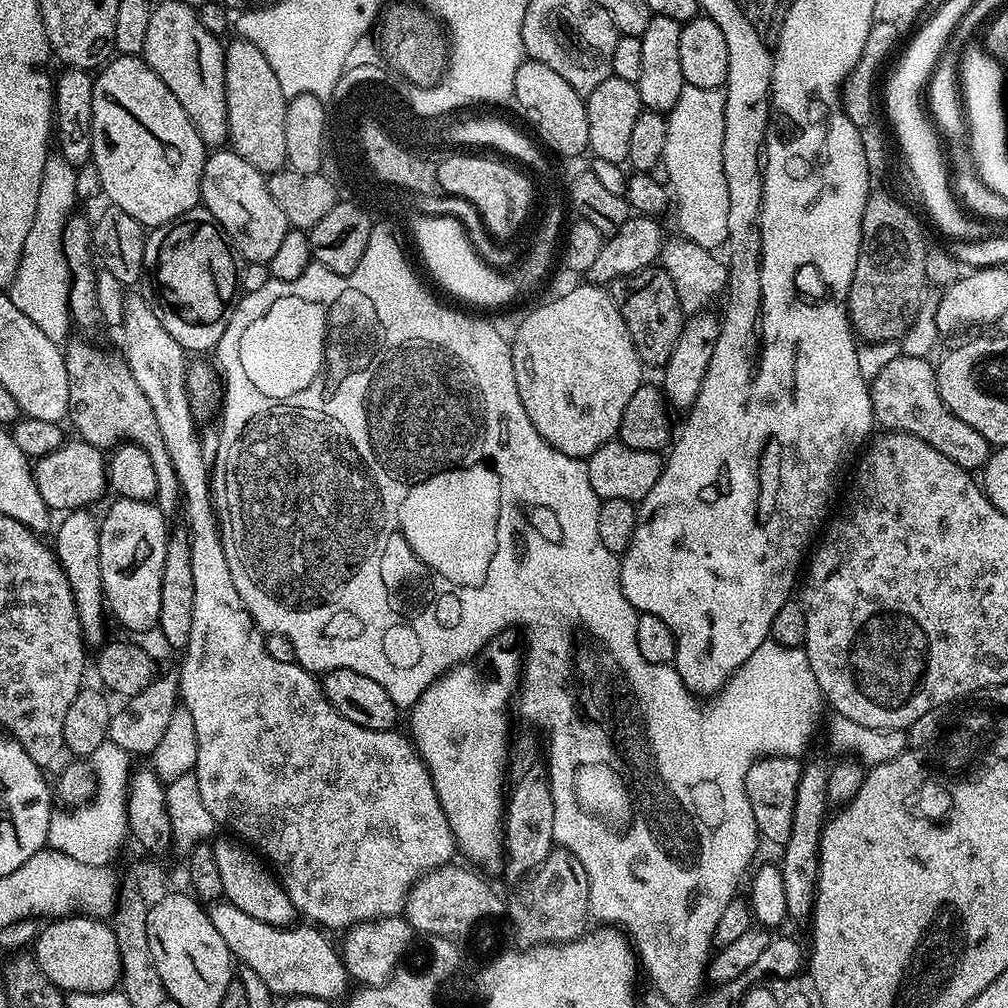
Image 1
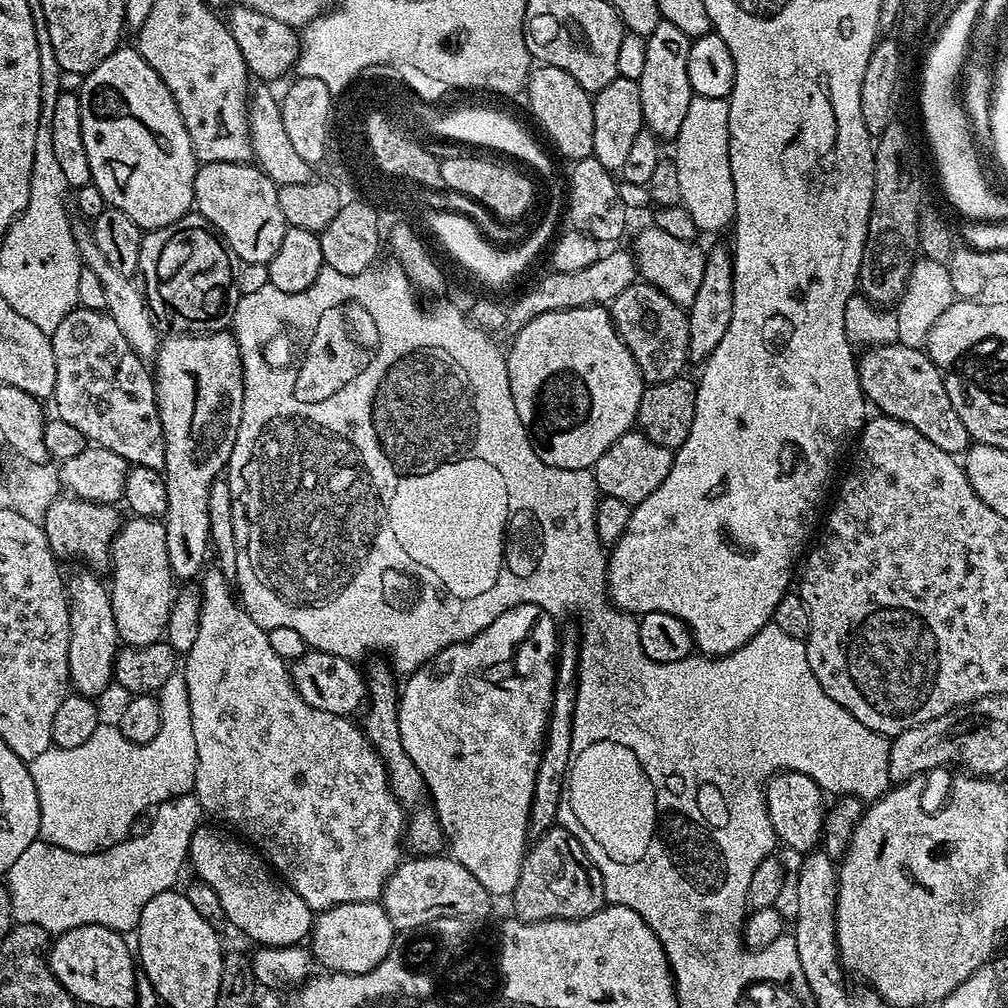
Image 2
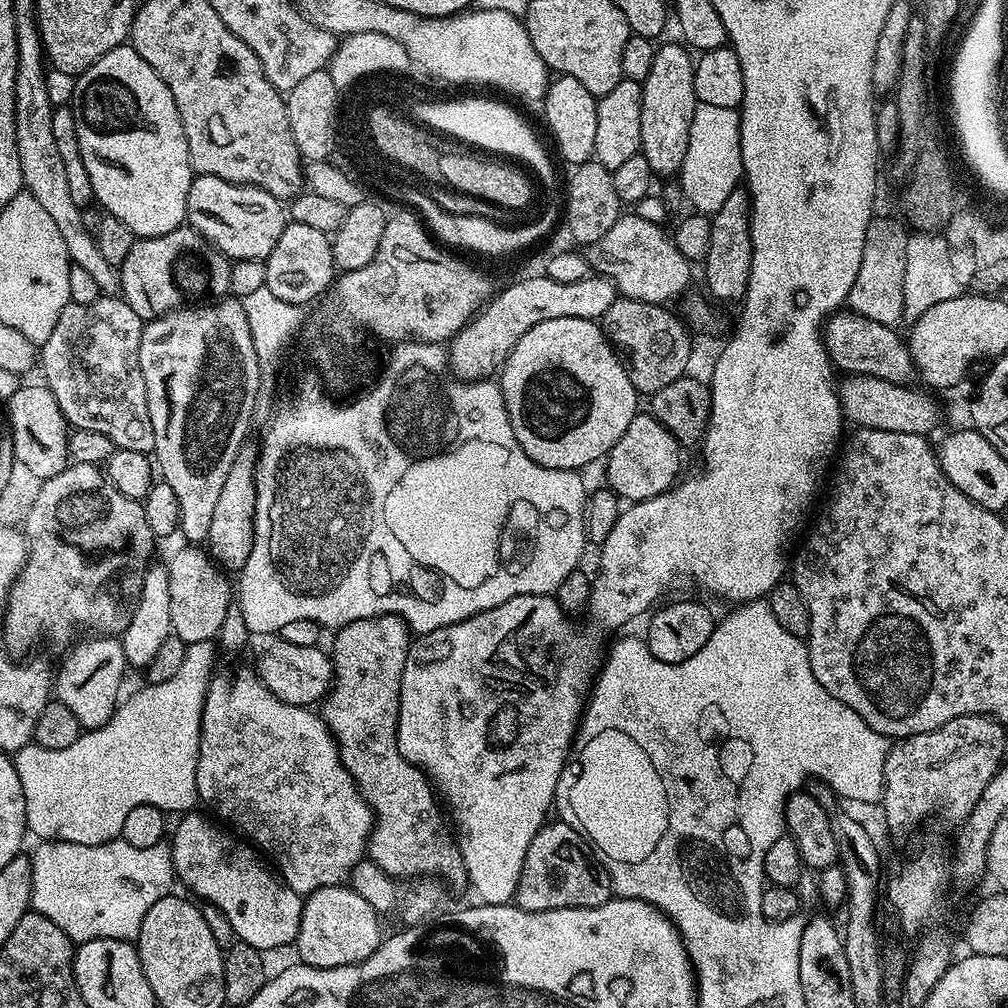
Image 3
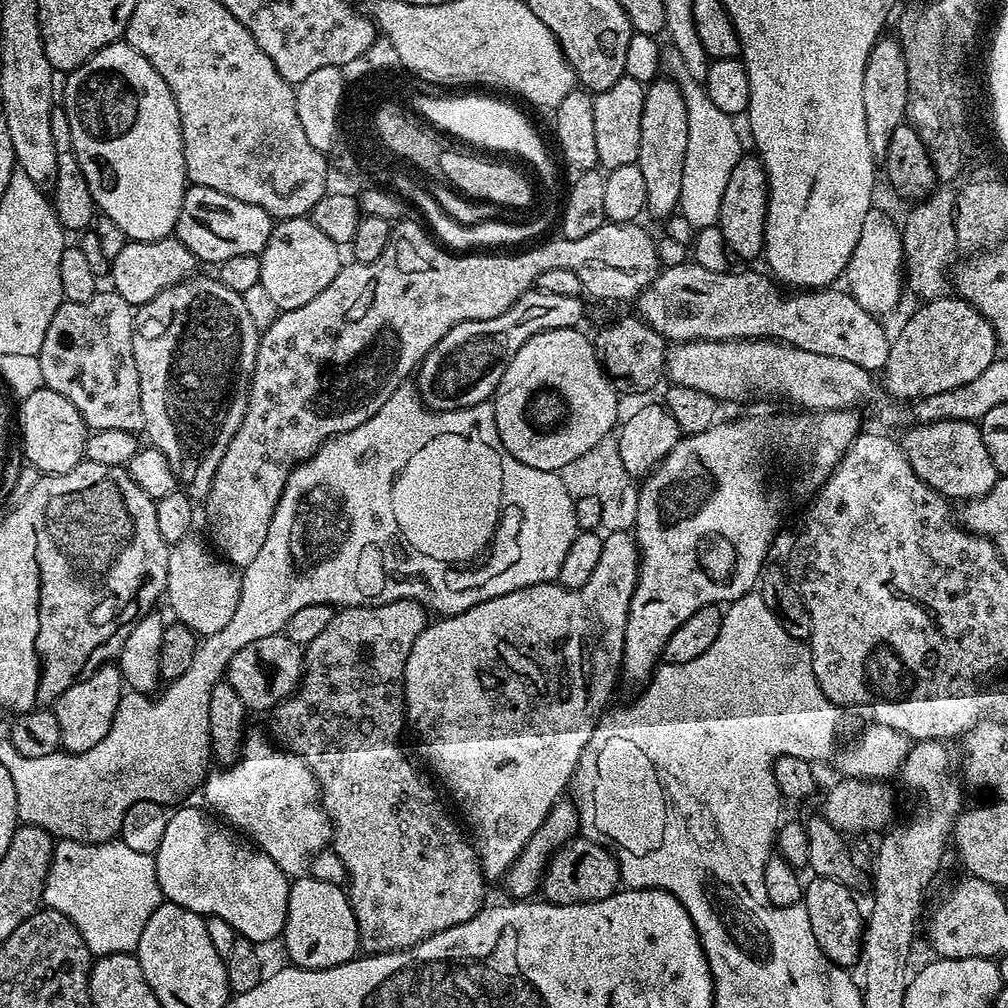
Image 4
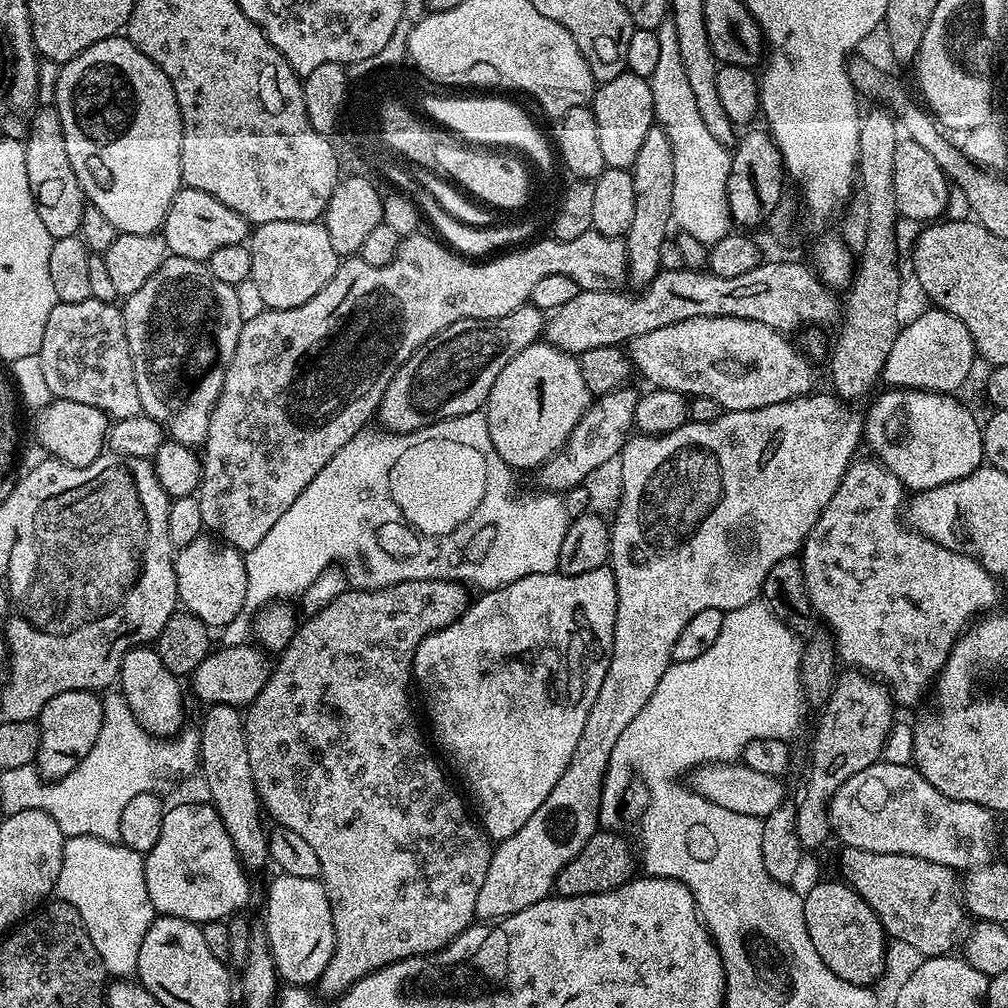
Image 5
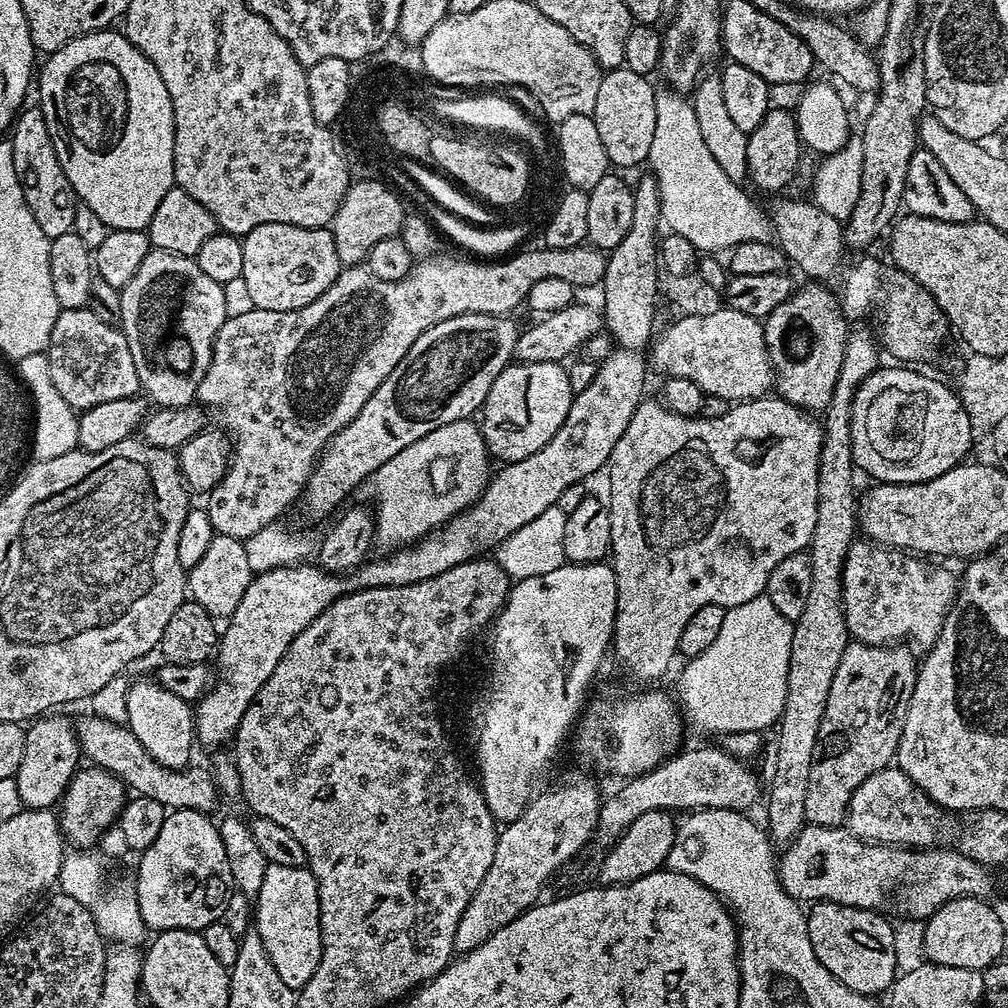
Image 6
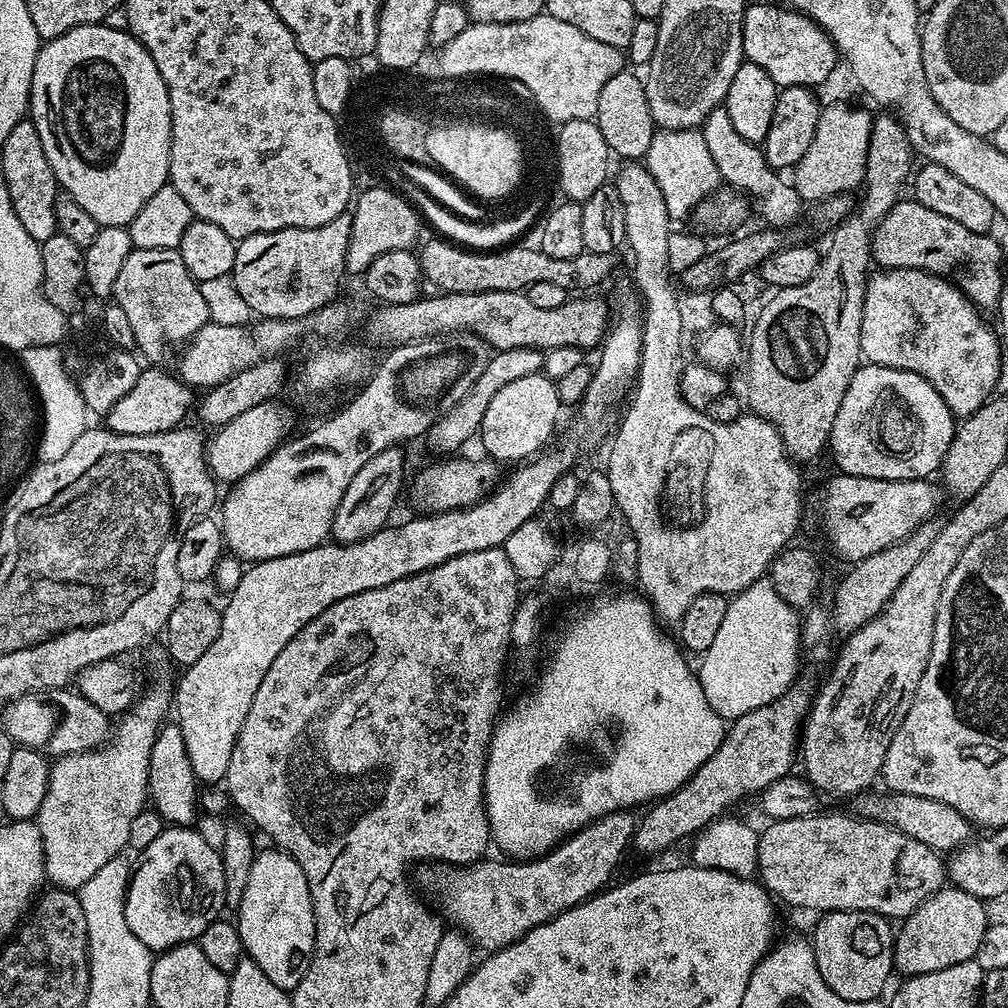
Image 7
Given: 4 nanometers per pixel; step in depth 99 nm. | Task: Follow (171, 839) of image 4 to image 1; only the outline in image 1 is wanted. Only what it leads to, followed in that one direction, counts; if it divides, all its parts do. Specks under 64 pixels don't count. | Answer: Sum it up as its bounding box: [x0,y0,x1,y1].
[212,840,298,928]

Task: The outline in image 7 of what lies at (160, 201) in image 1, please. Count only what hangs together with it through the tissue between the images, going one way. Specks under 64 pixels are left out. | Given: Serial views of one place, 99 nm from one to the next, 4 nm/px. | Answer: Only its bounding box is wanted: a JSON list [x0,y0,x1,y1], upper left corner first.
[30,24,172,228]

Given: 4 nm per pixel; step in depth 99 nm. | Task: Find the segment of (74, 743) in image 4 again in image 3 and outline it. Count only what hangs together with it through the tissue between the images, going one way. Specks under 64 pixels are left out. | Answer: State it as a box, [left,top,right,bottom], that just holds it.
[54,634,129,729]

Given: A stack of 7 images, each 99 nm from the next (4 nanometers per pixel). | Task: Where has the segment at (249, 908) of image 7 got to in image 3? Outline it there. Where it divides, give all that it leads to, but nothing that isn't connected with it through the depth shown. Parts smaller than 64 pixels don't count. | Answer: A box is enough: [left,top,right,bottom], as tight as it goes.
[294,884,381,968]

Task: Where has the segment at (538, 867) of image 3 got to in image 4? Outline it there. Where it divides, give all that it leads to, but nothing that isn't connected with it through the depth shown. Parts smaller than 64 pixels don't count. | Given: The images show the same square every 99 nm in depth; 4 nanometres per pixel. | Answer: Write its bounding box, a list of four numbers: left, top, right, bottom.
[542,838,621,904]

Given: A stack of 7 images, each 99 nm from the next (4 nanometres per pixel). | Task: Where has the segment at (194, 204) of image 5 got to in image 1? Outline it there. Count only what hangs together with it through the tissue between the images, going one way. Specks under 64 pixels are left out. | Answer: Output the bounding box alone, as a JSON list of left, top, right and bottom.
[200,150,290,264]

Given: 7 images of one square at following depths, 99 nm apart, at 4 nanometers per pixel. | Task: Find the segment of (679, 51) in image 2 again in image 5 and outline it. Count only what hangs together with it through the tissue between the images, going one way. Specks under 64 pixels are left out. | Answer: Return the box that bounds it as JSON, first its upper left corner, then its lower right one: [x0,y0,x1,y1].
[626,126,674,286]

